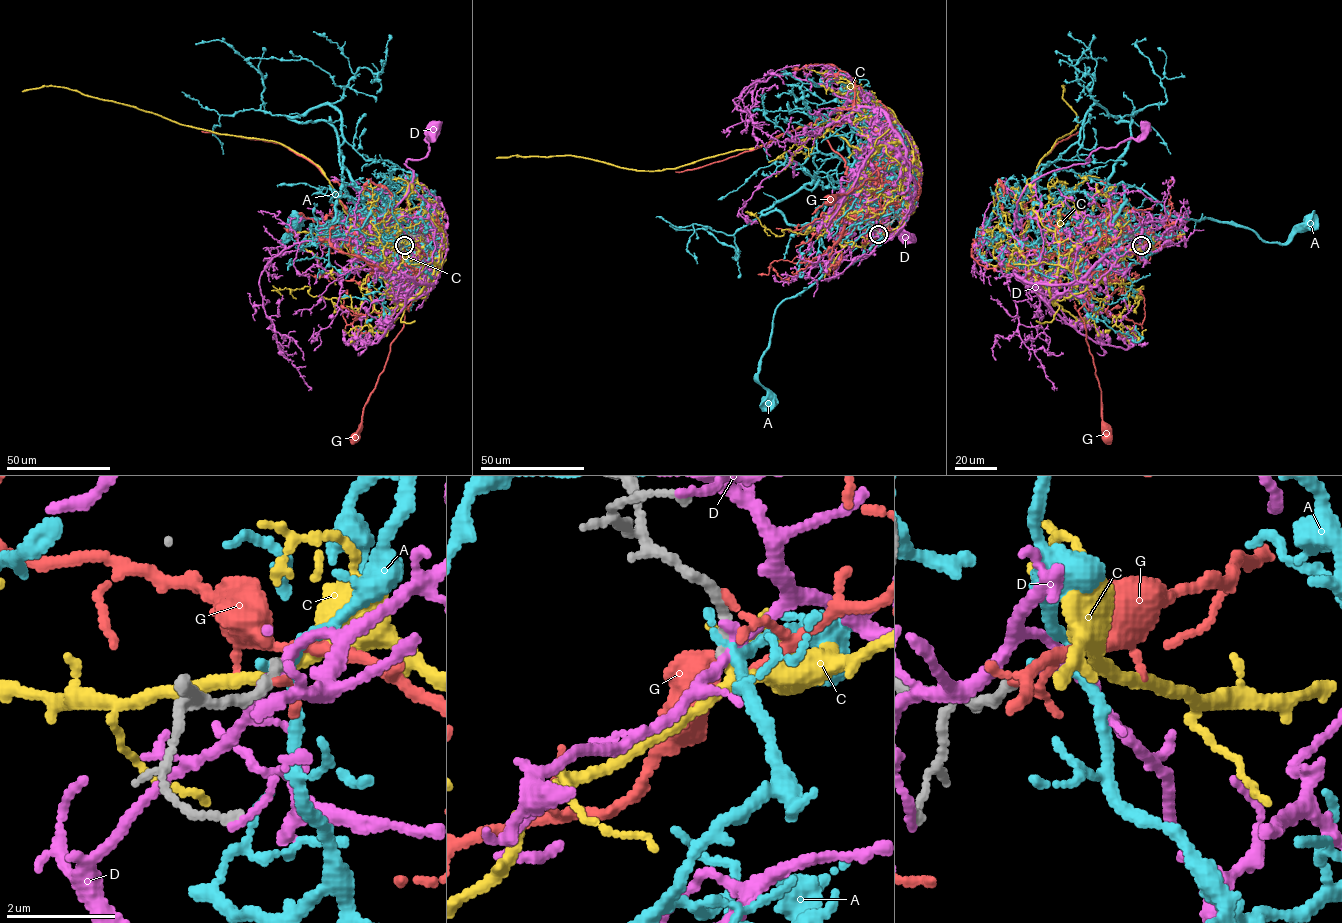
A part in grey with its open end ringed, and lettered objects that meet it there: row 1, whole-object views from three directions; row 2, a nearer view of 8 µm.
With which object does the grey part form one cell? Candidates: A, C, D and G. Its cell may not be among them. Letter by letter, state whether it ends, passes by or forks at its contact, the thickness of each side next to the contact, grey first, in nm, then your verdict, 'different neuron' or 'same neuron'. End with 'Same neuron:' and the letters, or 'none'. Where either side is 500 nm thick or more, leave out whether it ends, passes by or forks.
A: it passes by | 200/180 nm | different neuron
C: it passes by | 170/240 nm | same neuron
D: it passes by | 200/190 nm | different neuron
G: it passes by | 240/90 nm | different neuron
Same neuron: C

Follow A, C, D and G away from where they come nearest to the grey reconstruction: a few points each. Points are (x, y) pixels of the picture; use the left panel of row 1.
A: (403, 245), (407, 225), (353, 185), (345, 188), (354, 217), (304, 219), (283, 244), (293, 221)
C: (404, 245), (429, 248), (433, 262), (427, 294), (400, 304), (325, 173), (292, 150), (63, 87), (22, 91)
D: (404, 245), (420, 233), (439, 256), (431, 284), (388, 266), (370, 225), (407, 194), (404, 164), (435, 126)
G: (403, 246), (382, 230), (360, 251), (377, 272), (401, 283), (407, 302), (403, 327), (391, 344), (355, 437)

